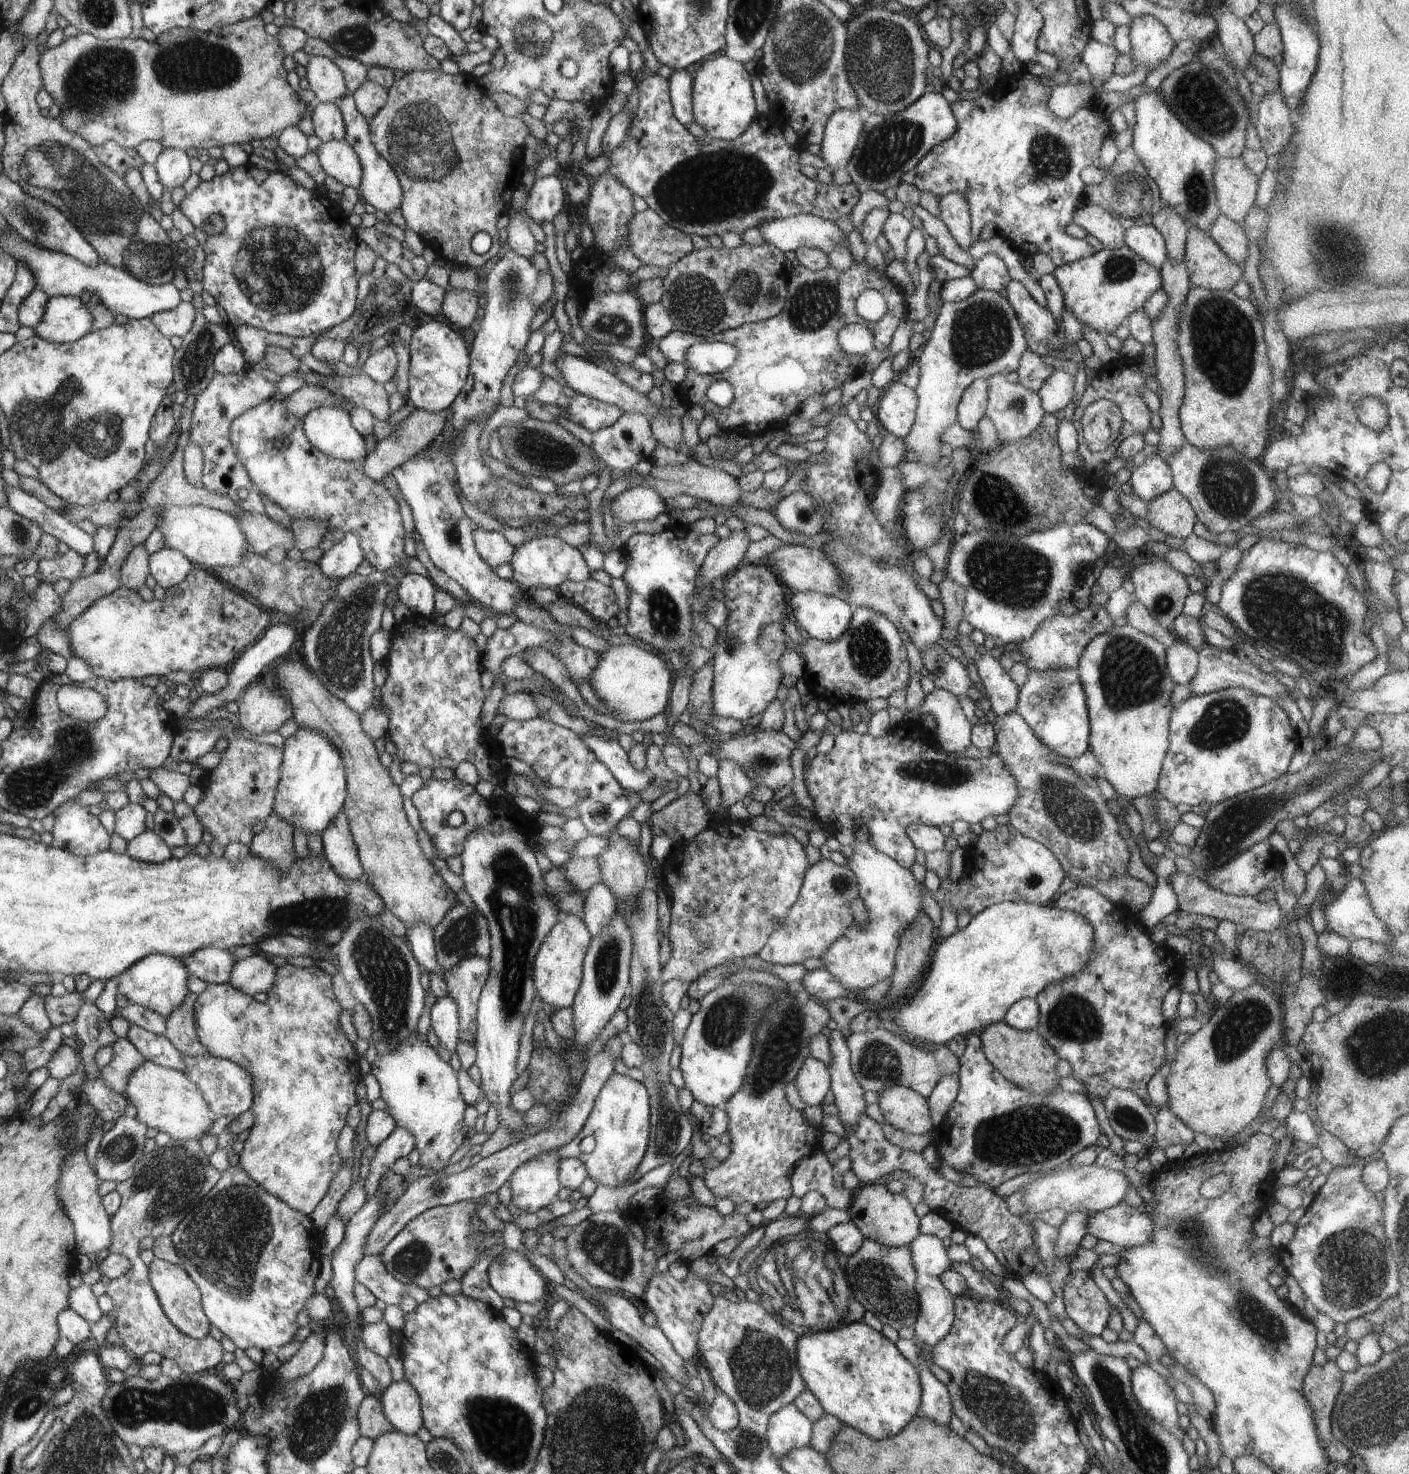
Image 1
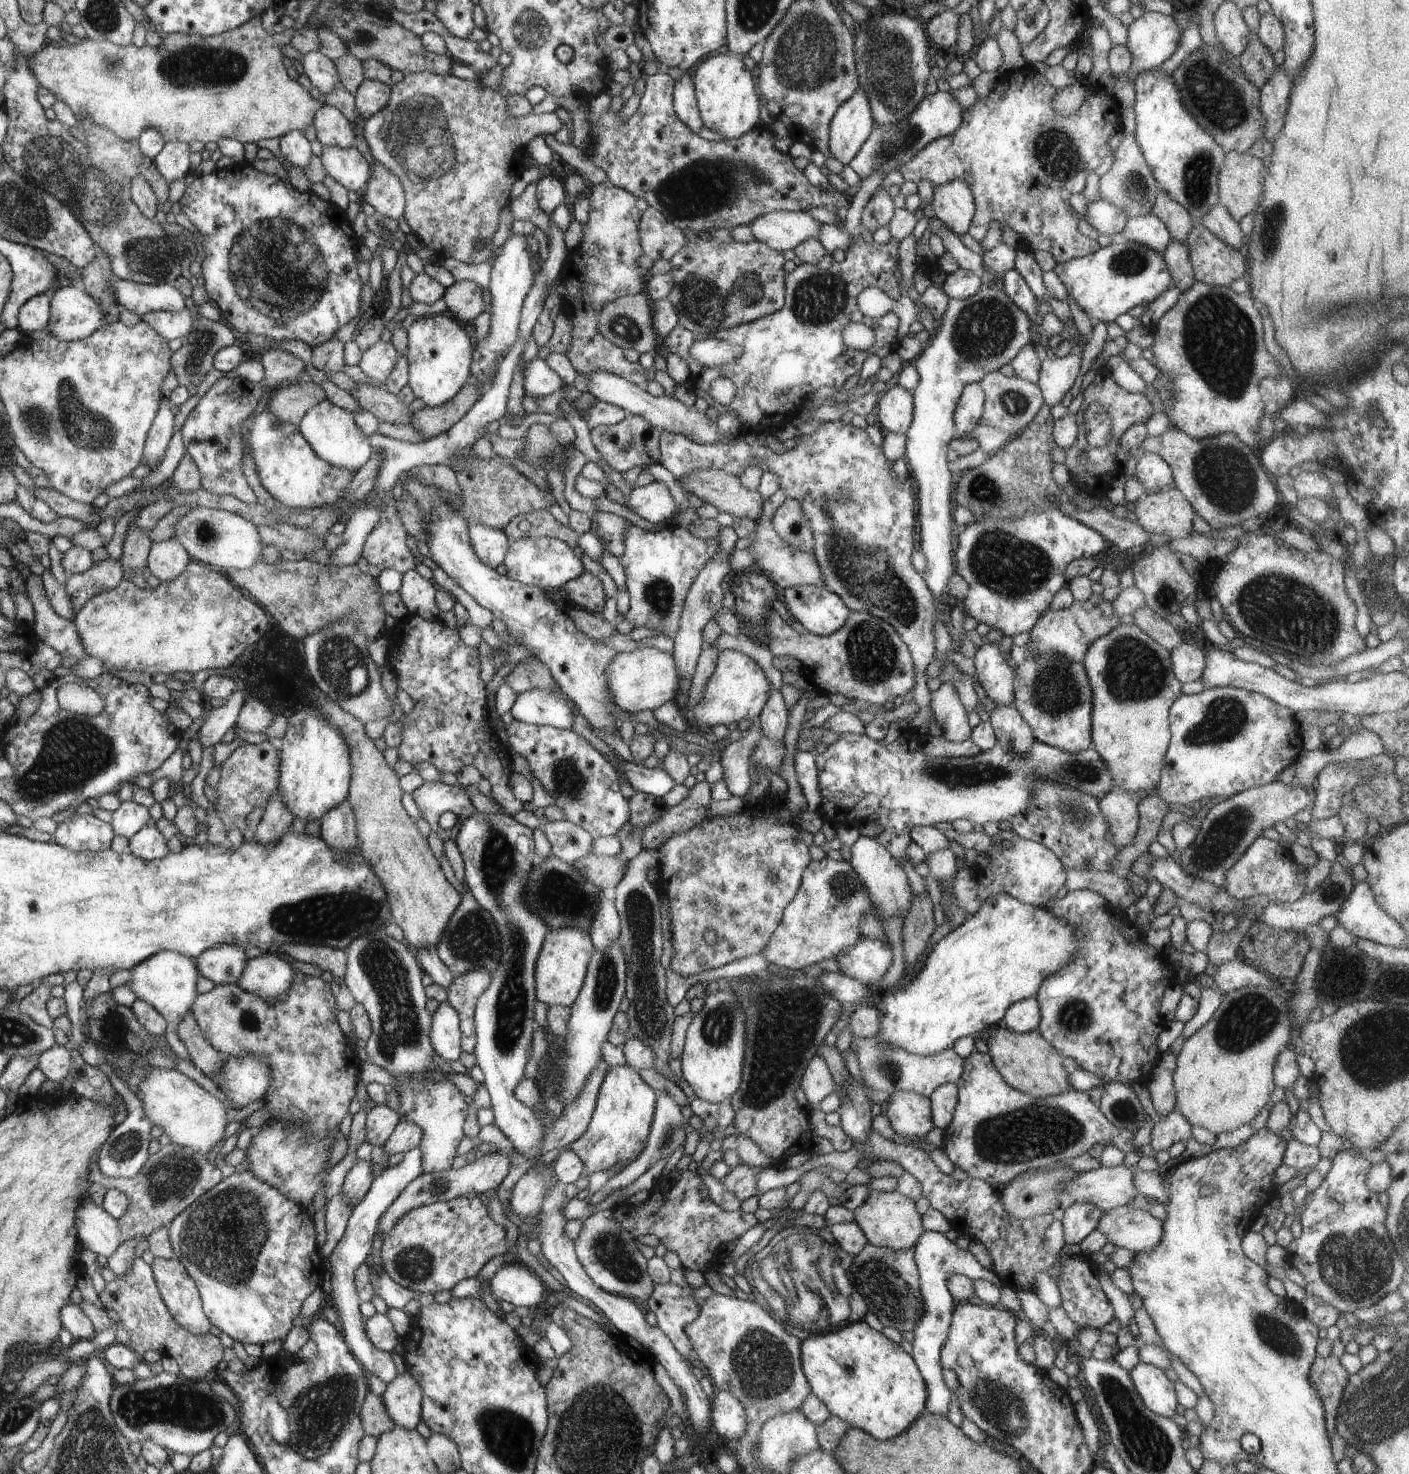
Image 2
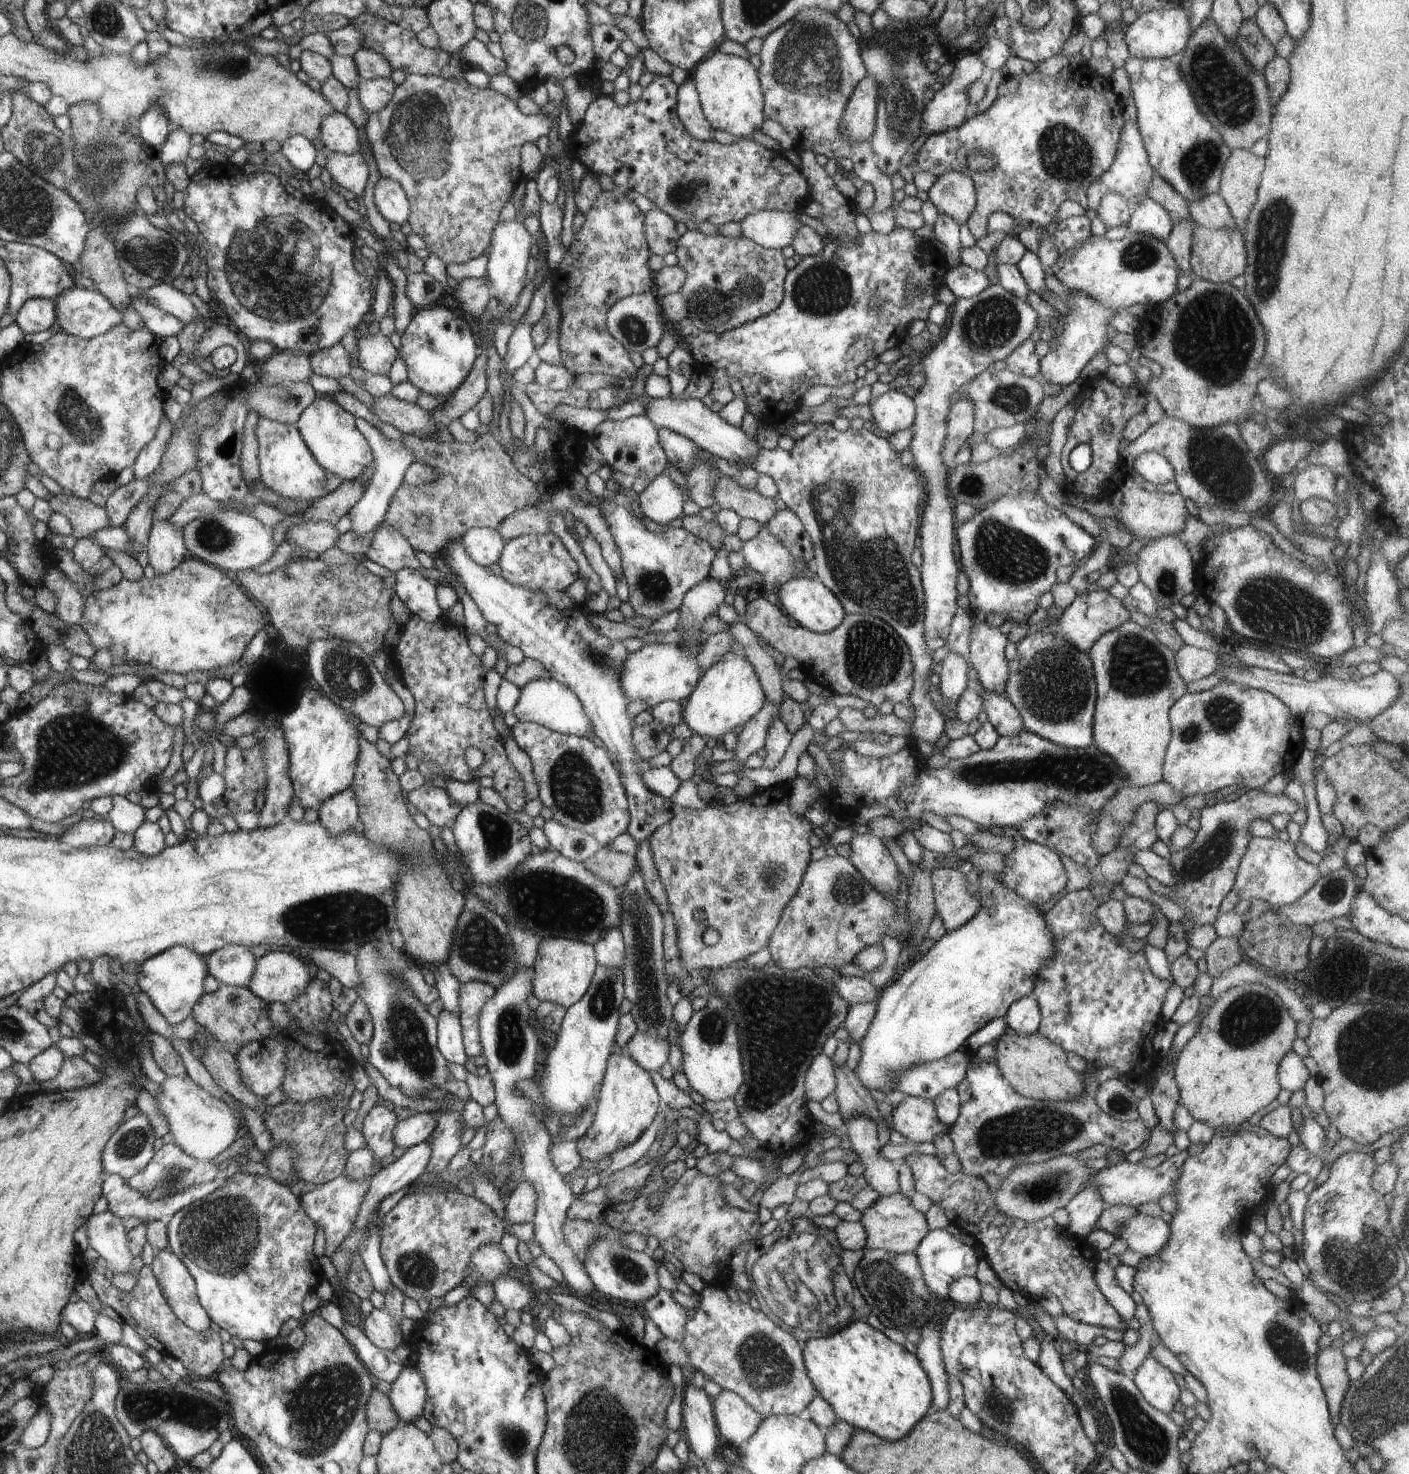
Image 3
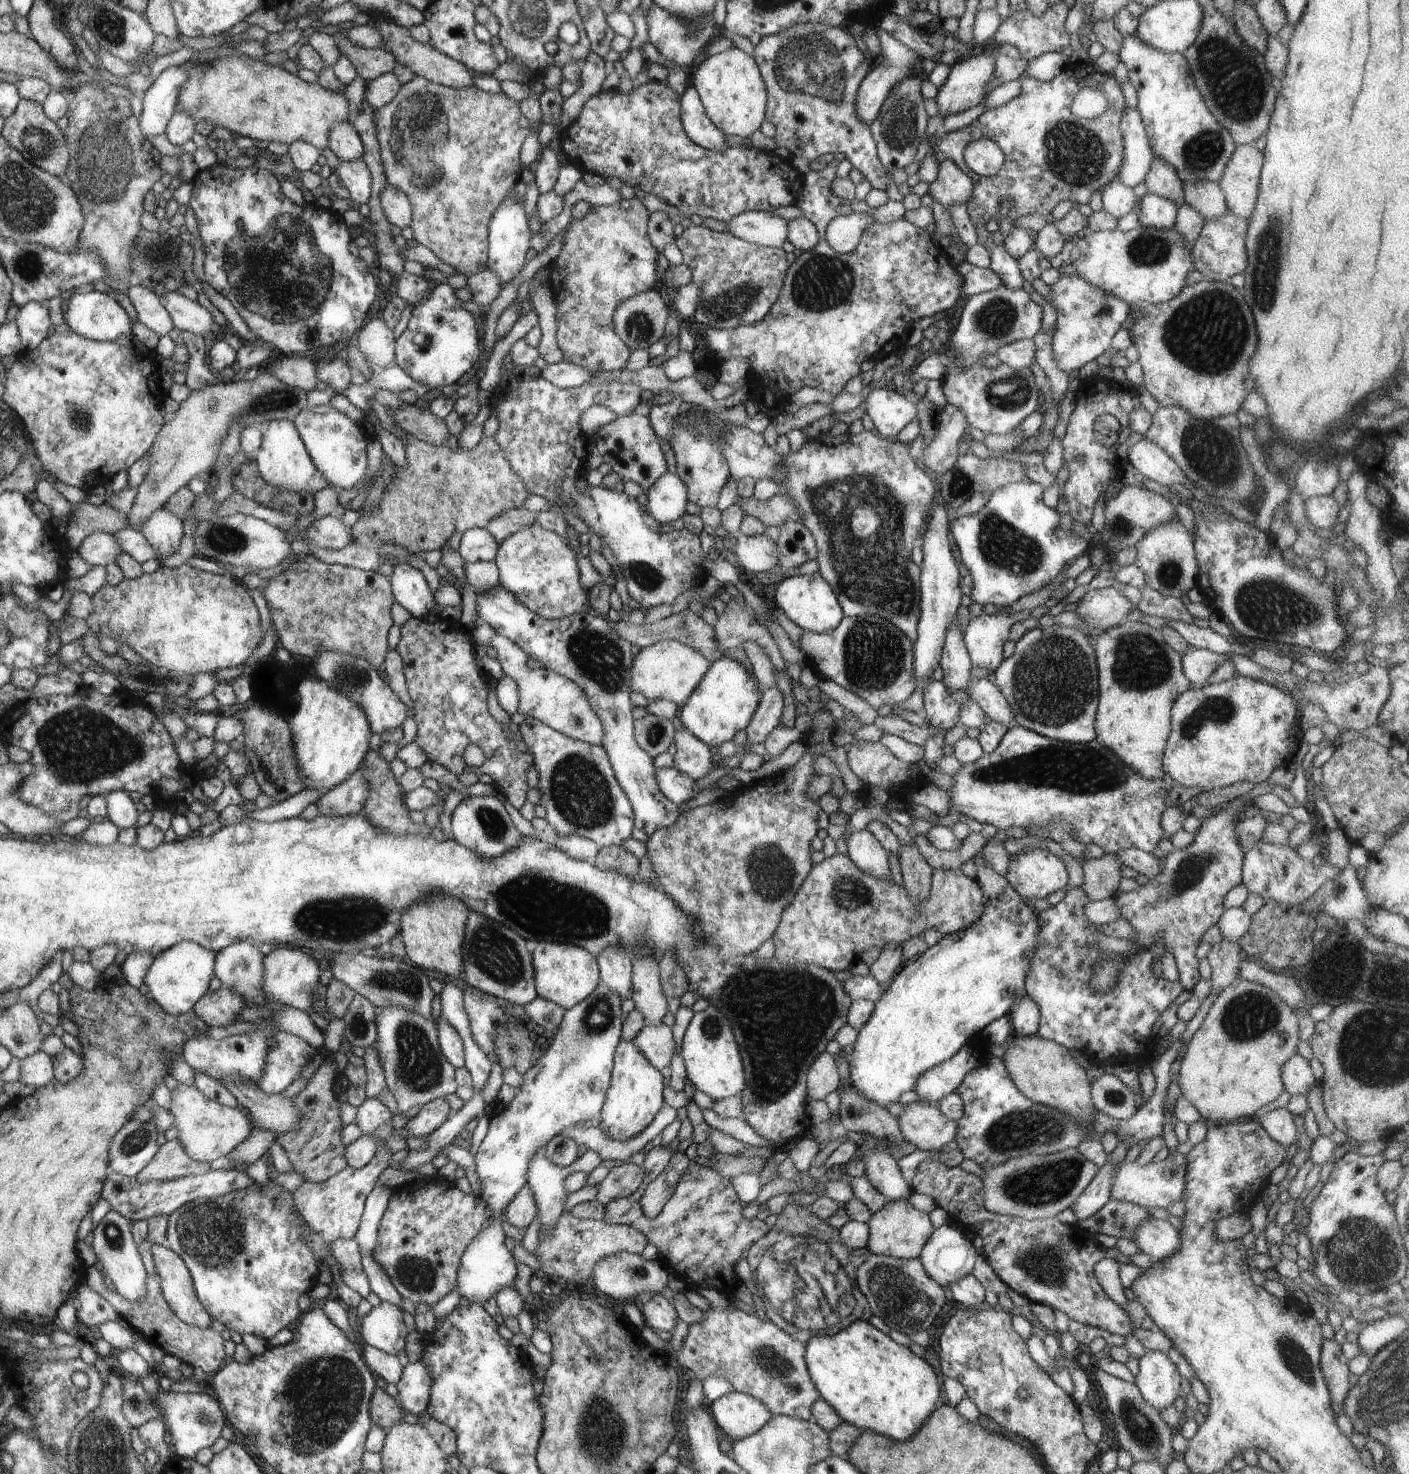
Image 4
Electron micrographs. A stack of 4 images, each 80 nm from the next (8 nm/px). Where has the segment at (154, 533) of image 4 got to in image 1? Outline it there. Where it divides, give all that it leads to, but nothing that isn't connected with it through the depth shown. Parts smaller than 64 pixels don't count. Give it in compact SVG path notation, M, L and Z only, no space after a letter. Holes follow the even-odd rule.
M166 546L149 556L149 573L165 591L180 584L193 570L193 565L180 551Z

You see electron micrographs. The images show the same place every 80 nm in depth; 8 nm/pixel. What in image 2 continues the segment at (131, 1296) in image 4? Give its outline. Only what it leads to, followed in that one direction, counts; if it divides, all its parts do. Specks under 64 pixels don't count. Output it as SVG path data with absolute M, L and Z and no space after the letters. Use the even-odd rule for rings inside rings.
M86 1199L76 1215L77 1239L82 1243L82 1250L86 1248L108 1258L122 1244L117 1220L94 1201Z

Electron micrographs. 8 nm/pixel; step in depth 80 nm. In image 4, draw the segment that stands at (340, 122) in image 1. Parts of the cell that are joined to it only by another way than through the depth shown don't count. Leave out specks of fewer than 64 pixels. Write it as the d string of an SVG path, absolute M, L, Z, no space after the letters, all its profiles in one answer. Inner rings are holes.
M350 121L334 123L330 127L327 146L339 159L347 161L359 159L365 152L365 145Z

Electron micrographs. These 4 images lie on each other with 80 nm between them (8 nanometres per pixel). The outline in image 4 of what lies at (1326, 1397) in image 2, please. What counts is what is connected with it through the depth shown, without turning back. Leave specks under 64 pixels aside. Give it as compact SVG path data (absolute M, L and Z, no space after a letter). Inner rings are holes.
M1332 1339L1323 1340L1320 1353L1320 1368L1330 1391L1331 1407L1337 1414L1343 1410L1343 1402L1351 1389L1348 1374L1349 1360L1344 1357L1341 1346Z

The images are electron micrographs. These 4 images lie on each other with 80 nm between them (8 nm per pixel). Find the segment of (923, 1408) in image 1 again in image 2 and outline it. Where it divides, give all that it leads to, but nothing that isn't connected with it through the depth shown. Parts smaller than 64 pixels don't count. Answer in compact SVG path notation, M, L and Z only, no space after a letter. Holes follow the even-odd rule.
M924 1231L912 1249L919 1272L919 1289L925 1311L913 1328L914 1340L912 1340L913 1350L911 1355L926 1385L926 1412L931 1415L946 1417L953 1392L944 1382L940 1355L951 1327L953 1308L955 1307L955 1298L950 1294L947 1282L952 1275L966 1275L972 1280L984 1279L985 1281L990 1281L1000 1289L1005 1284L995 1272L982 1267L970 1251L959 1248L954 1244L954 1241L948 1240L945 1235L939 1232Z

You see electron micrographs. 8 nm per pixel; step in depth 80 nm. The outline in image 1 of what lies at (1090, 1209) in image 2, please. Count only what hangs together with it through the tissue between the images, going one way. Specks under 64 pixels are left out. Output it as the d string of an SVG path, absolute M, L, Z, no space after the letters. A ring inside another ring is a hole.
M1076 1211L1067 1216L1064 1224L1059 1228L1054 1245L1057 1260L1066 1260L1078 1252L1080 1240L1088 1233L1087 1216L1089 1214L1086 1211Z

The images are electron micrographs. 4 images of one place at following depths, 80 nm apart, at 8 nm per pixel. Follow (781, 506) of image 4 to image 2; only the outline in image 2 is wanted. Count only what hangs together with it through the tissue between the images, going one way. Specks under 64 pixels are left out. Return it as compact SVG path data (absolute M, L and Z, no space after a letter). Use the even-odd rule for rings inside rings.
M696 470L680 481L683 490L698 496L703 502L728 512L736 518L759 520L764 504L763 496L756 490L742 486L739 477L720 470Z

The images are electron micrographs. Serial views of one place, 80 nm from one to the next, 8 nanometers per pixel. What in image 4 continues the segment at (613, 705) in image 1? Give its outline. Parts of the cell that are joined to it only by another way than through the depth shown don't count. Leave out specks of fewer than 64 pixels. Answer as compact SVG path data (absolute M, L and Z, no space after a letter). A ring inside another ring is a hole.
M660 641L656 644L641 648L631 664L631 692L640 692L649 701L674 701L679 708L688 700L692 691L698 686L699 680L710 668L710 661L705 659L697 650L683 645L678 641Z

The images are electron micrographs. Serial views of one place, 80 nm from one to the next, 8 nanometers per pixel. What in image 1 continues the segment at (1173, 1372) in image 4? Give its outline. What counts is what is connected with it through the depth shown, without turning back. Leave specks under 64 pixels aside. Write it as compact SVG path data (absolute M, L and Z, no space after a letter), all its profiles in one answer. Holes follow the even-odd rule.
M1147 1363L1131 1371L1131 1387L1139 1407L1147 1417L1160 1423L1182 1442L1185 1433L1178 1424L1178 1412L1173 1388L1164 1382L1164 1377Z

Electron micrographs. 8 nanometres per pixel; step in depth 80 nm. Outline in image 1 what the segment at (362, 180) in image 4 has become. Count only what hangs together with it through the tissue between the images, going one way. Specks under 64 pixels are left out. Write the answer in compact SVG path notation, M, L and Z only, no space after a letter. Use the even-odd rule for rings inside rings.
M344 139L321 142L314 151L327 176L336 178L344 186L358 188L364 168L355 148Z

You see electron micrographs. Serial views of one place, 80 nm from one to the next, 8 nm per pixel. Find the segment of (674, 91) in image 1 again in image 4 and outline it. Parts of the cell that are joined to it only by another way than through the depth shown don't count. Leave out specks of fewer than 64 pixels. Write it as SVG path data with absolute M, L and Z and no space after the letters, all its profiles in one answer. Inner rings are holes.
M688 87L679 96L680 118L685 133L698 145L710 150L721 151L724 147L730 147L725 134L712 124L706 114L698 91Z

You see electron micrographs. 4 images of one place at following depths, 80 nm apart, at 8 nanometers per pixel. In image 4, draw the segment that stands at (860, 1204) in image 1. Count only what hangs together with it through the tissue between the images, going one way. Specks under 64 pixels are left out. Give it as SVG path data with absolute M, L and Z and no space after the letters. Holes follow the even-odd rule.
M907 1200L890 1201L888 1206L880 1208L872 1214L867 1222L870 1238L867 1242L867 1250L878 1256L889 1256L894 1259L918 1258L928 1238L934 1234L934 1224L930 1221L928 1214L913 1208Z

